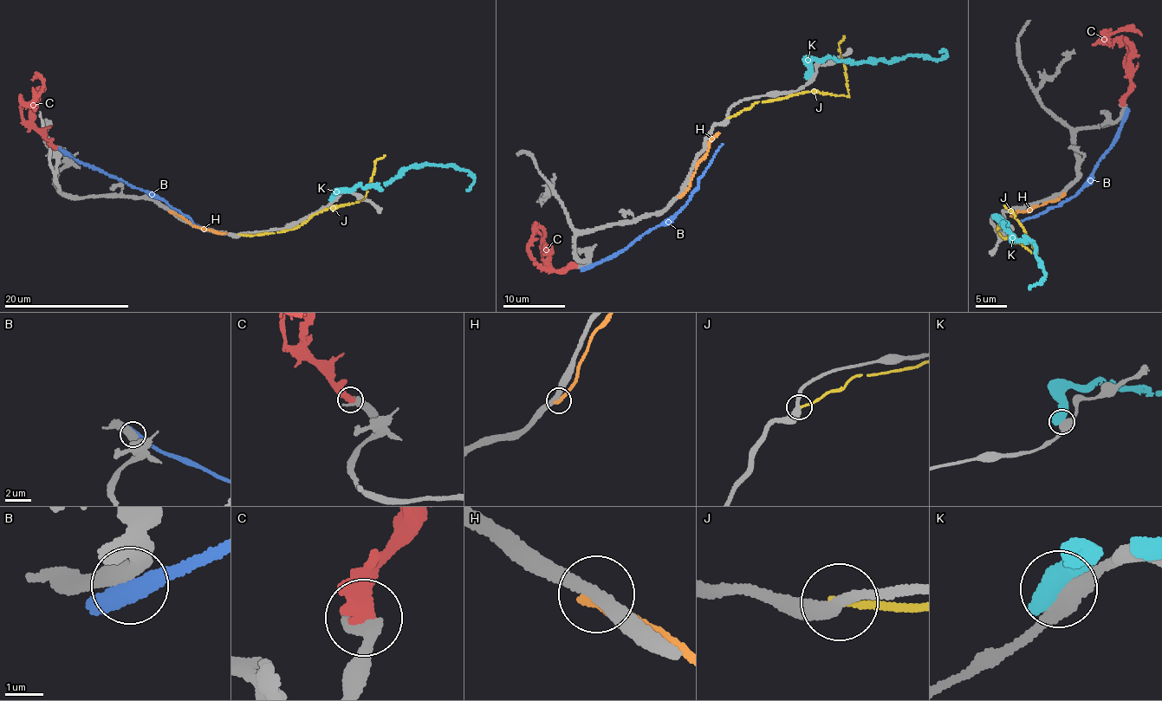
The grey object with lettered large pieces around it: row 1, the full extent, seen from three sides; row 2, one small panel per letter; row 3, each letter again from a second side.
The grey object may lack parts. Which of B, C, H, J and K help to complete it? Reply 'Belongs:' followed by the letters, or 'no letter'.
Belongs: C

